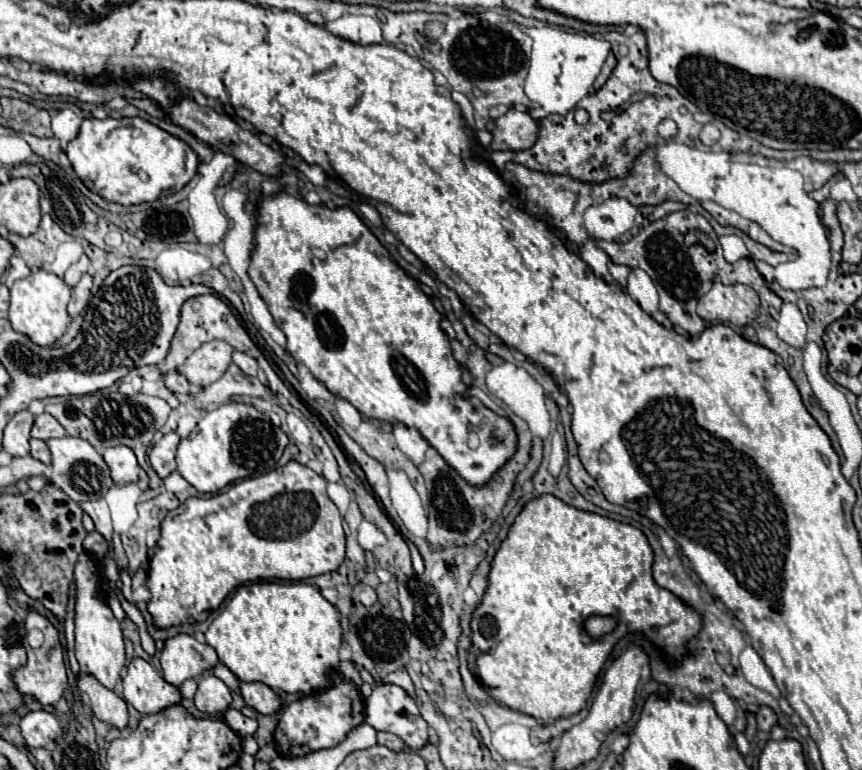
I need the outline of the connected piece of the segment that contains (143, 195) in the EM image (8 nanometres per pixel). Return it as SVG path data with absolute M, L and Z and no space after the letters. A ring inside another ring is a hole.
M86 118L78 136L68 142L66 156L88 190L122 206L154 202L166 190L184 188L200 164L186 142L142 118ZM144 174L146 182L142 180Z

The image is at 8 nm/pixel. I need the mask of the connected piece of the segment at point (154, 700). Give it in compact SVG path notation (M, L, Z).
M134 658L122 676L122 698L140 714L156 714L166 706L182 700L180 690L174 690L146 660Z

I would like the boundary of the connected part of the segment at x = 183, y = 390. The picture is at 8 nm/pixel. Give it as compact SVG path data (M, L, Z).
M172 370L172 372L166 374L164 384L174 394L188 394L188 388L190 388L190 384L186 382L186 378L182 378L182 374L178 374L176 370Z

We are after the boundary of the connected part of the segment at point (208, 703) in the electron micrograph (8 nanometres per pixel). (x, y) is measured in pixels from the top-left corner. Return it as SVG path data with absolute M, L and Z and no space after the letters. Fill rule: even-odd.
M202 674L198 680L198 690L194 694L194 704L200 712L210 716L222 716L232 702L230 688L212 674Z

